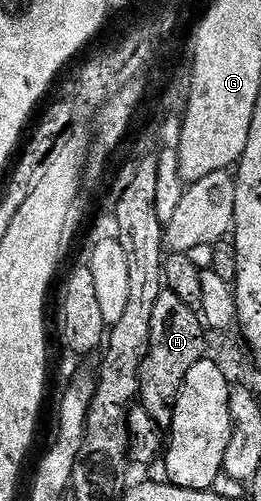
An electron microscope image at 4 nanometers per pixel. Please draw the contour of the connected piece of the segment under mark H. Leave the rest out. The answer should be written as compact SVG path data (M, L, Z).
M163 291L157 298L157 307L153 309L153 322L149 326L149 350L145 354L145 362L139 375L138 403L146 408L147 413L160 422L169 422L175 413L177 398L181 394L181 386L185 382L185 374L189 374L189 366L197 366L197 362L208 355L205 325L196 309L185 306L177 294Z

